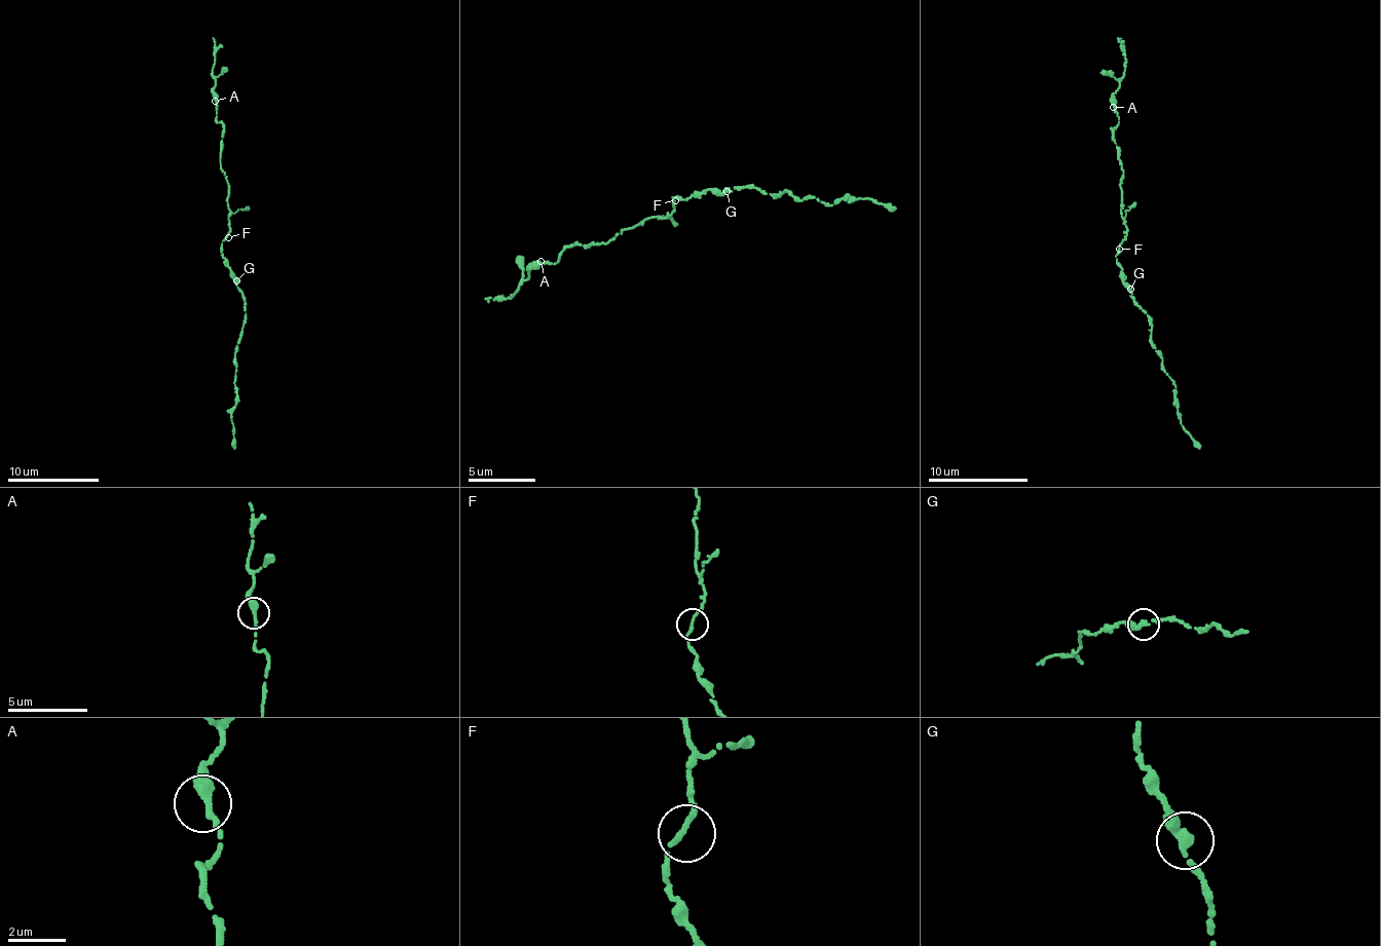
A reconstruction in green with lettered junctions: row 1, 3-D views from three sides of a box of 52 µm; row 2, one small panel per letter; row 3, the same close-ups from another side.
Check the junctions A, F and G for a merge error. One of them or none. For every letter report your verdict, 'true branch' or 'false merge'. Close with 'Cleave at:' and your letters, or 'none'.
A: true branch
F: true branch
G: true branch
Cleave at: none

